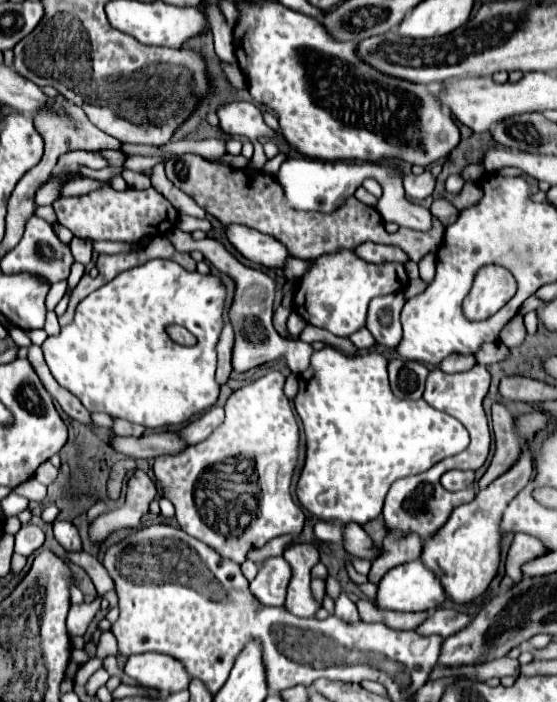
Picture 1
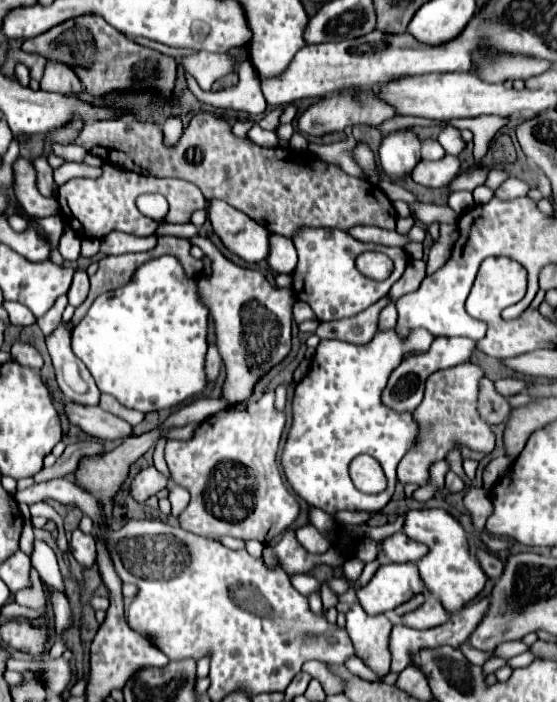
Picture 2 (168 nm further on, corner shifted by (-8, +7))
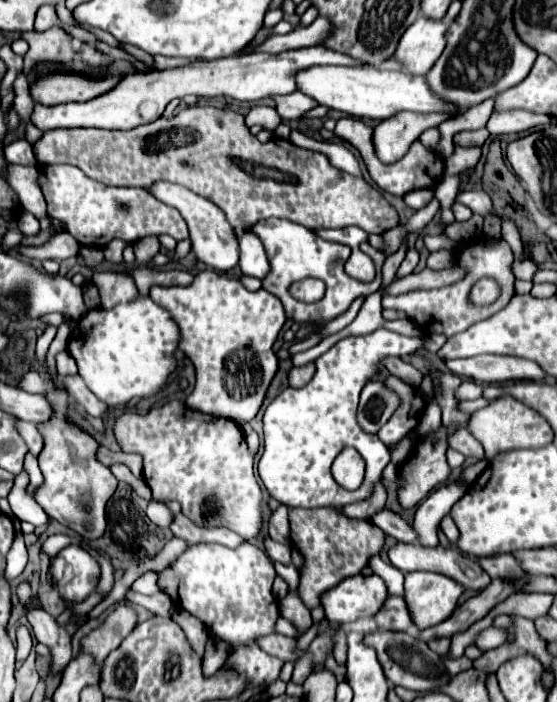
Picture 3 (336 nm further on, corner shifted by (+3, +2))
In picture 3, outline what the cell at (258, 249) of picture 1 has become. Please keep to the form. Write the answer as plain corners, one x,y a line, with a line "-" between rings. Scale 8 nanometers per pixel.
158,181
156,185
150,187
150,191
156,193
156,197
160,201
164,201
166,205
180,209
180,213
184,215
184,219
188,223
188,229
190,229
192,251
196,253
196,257
200,261
204,261
206,265
210,265
214,269
220,269
220,271
230,271
232,267
238,265
238,261
240,261
238,237
236,237
236,233
234,233
232,225
228,223
222,209
218,209
212,201
202,199
200,195
196,195
196,193
192,193
192,191
188,191
188,189
180,187
180,185
174,185
174,183

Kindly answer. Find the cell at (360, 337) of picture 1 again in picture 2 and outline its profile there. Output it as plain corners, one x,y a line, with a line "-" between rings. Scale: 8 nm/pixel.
389,304
381,314
379,314
379,328
393,328
397,324
397,310
393,304

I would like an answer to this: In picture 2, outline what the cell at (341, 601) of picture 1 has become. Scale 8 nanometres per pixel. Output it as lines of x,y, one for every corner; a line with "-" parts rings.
359,604
347,612
347,634
355,646
355,654
379,678
385,678
391,672
391,628
393,624
385,614
369,616

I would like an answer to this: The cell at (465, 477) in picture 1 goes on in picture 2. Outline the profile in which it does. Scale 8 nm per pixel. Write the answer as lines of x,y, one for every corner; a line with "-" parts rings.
447,472
447,476
445,476
445,486
447,486
447,490
453,492
453,494
457,494
457,492
461,492
461,490
465,488
463,480
461,480
457,474
453,474
453,472

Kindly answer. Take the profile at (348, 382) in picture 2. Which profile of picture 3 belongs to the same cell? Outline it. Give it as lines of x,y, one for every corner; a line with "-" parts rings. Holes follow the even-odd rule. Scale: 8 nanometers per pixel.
384,327
358,337
344,337
316,359
316,373
302,389
284,389
264,411
264,455
258,473
272,499
288,507
344,507
372,497
382,471
390,463
390,451
378,435
368,435
356,421
358,399
364,385
378,373
384,357
406,357
424,347
424,337
406,337
-
344,447
354,447
366,459
362,495
342,489
332,473
332,461

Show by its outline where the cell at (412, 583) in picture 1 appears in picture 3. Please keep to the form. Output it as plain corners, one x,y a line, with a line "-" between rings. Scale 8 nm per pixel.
354,575
354,577
340,581
334,589
326,591
322,595
322,607
324,607
326,619
330,623
352,623
360,617
374,617
386,599
388,599
388,587
386,587
382,577
378,577
378,575
368,575
368,577

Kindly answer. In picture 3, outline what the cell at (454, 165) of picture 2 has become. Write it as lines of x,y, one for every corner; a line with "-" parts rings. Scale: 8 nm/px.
456,147
454,155
444,161
444,175
460,175
472,169
480,159
480,147

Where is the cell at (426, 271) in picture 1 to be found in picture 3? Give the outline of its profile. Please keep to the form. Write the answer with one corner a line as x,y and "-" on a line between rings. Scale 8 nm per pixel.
456,175
456,177
442,177
438,181
438,185
436,185
436,191
434,191
434,195
440,201
441,222
446,226
455,222
455,217
453,212
450,211
450,207
452,207
454,199
456,199
458,185
460,185
460,175

